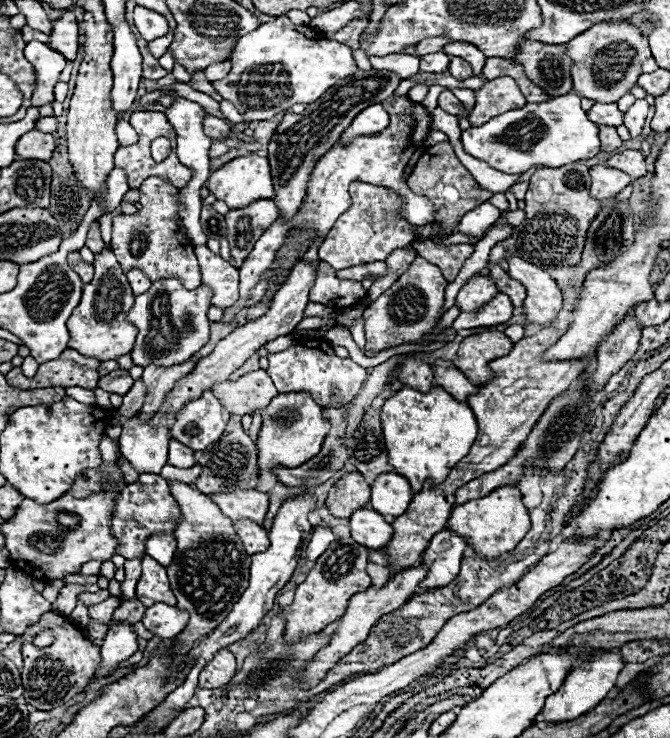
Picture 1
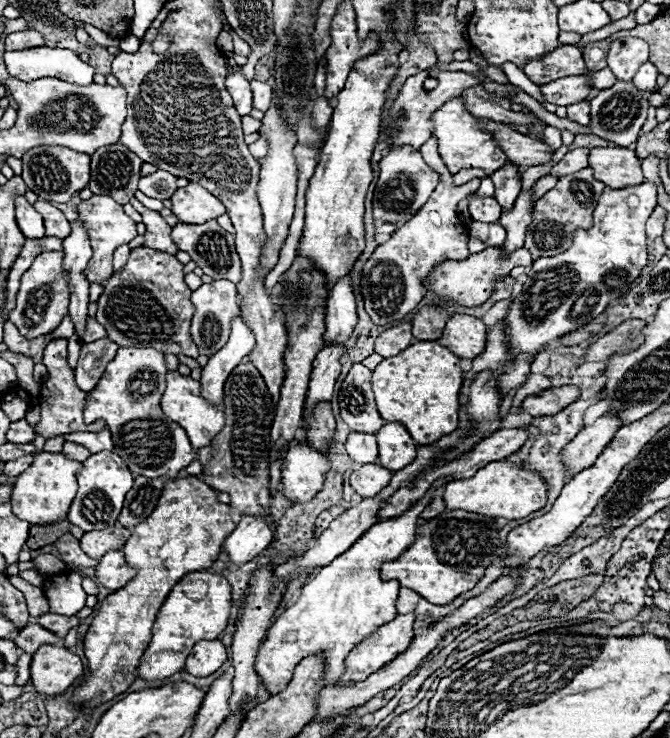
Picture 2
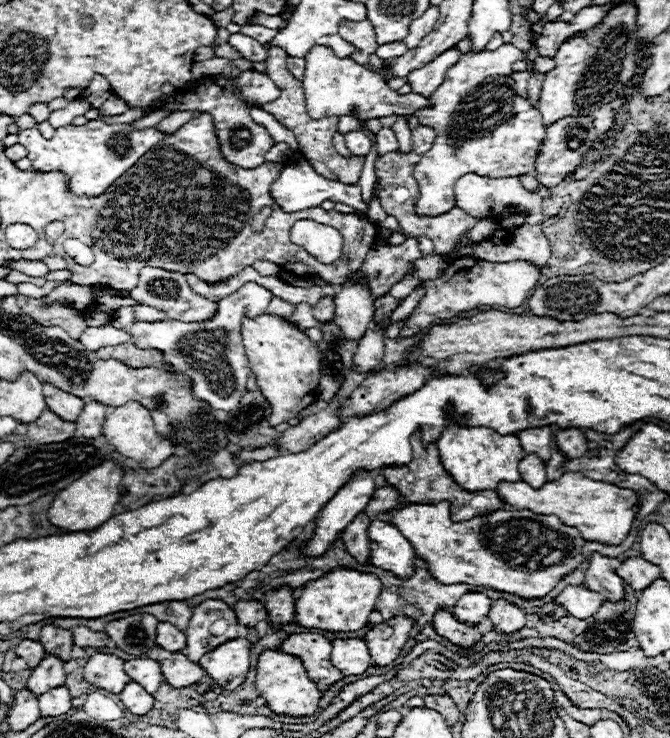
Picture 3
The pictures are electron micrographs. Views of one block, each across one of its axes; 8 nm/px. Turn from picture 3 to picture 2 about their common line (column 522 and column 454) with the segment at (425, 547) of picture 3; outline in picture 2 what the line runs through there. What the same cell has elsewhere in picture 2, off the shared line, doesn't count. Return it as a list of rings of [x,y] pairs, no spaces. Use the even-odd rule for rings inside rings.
[[[464,510],[442,512],[440,516],[418,526],[412,546],[408,546],[396,560],[386,562],[380,570],[382,580],[398,580],[400,586],[418,592],[428,602],[438,606],[452,602],[462,592],[476,586],[490,562],[498,560],[502,542],[494,528],[494,518],[472,514]]]

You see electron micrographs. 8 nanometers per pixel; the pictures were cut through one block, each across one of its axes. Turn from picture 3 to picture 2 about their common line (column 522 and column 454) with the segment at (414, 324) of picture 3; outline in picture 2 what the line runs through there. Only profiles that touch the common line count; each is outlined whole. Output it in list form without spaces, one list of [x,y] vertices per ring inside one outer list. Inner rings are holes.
[[[486,248],[484,252],[472,254],[466,260],[450,260],[444,262],[440,266],[436,266],[430,274],[430,282],[428,282],[428,290],[434,290],[436,294],[440,294],[444,300],[448,302],[456,302],[462,306],[478,306],[482,302],[488,300],[488,296],[494,292],[494,284],[502,278],[508,276],[508,272],[514,266],[532,266],[532,256],[530,250],[520,248],[514,254],[502,258],[502,252],[496,248]]]

